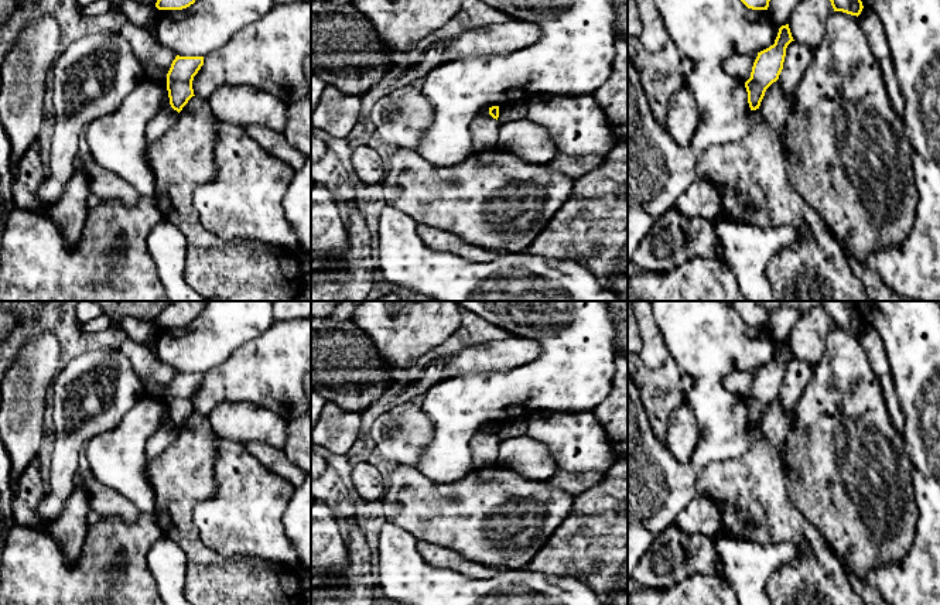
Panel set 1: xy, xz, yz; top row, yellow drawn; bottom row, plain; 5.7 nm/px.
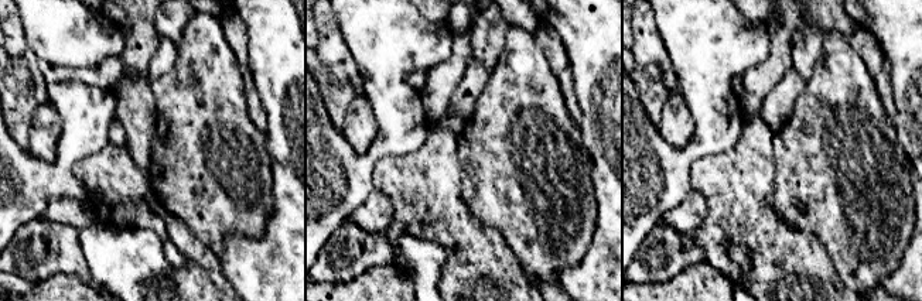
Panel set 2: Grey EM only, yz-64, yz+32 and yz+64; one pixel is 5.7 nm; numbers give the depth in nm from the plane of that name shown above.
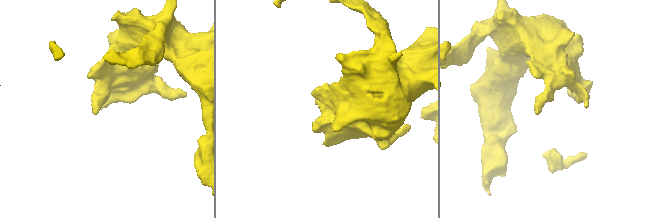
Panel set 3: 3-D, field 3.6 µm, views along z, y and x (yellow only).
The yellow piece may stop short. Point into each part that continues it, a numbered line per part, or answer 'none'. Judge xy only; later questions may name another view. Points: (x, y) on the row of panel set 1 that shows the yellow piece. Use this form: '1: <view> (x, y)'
none

